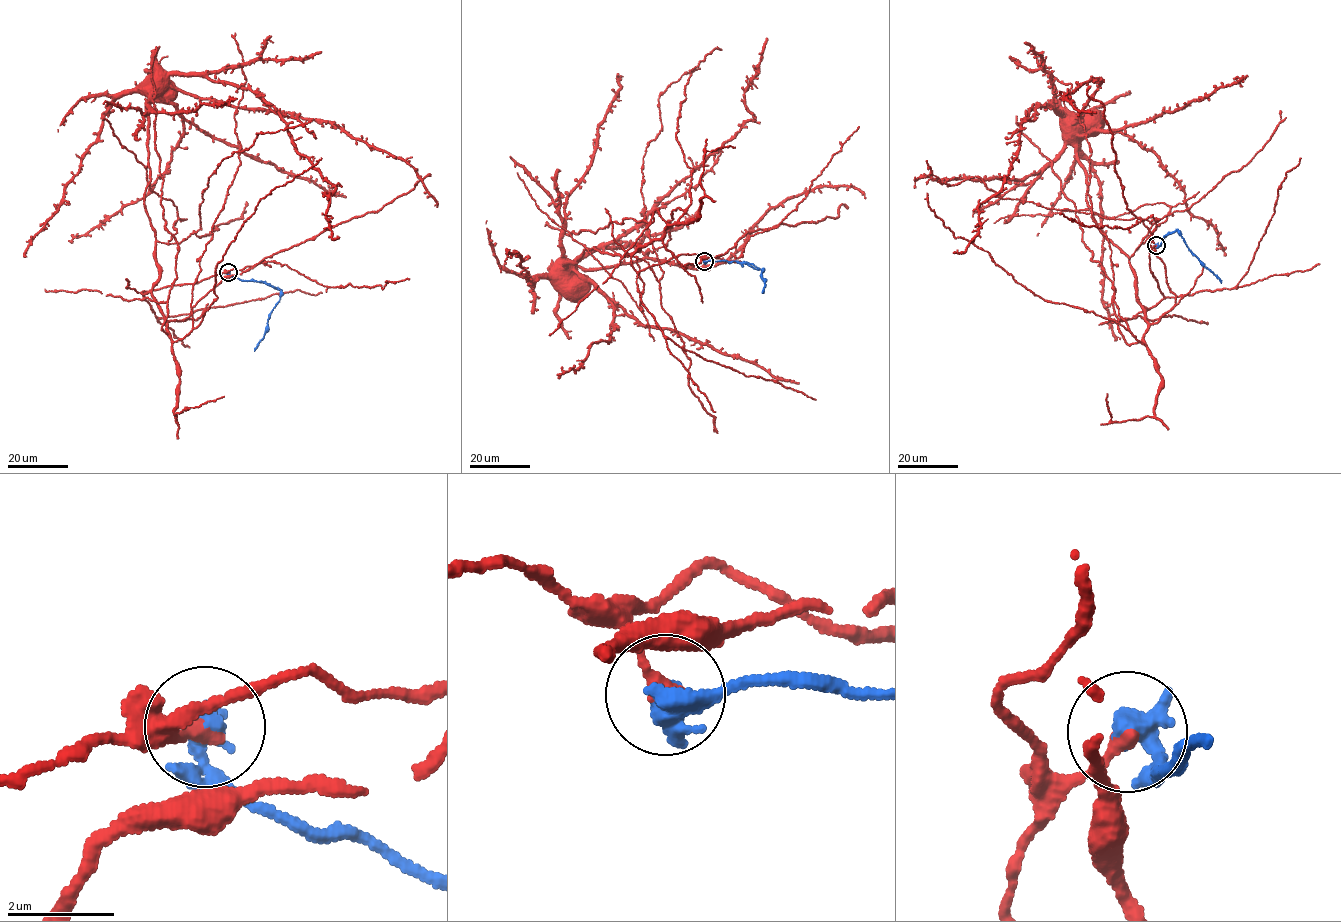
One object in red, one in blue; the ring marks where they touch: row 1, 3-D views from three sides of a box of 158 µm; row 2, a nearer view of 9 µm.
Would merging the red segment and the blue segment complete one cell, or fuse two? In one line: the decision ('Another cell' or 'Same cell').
Another cell

